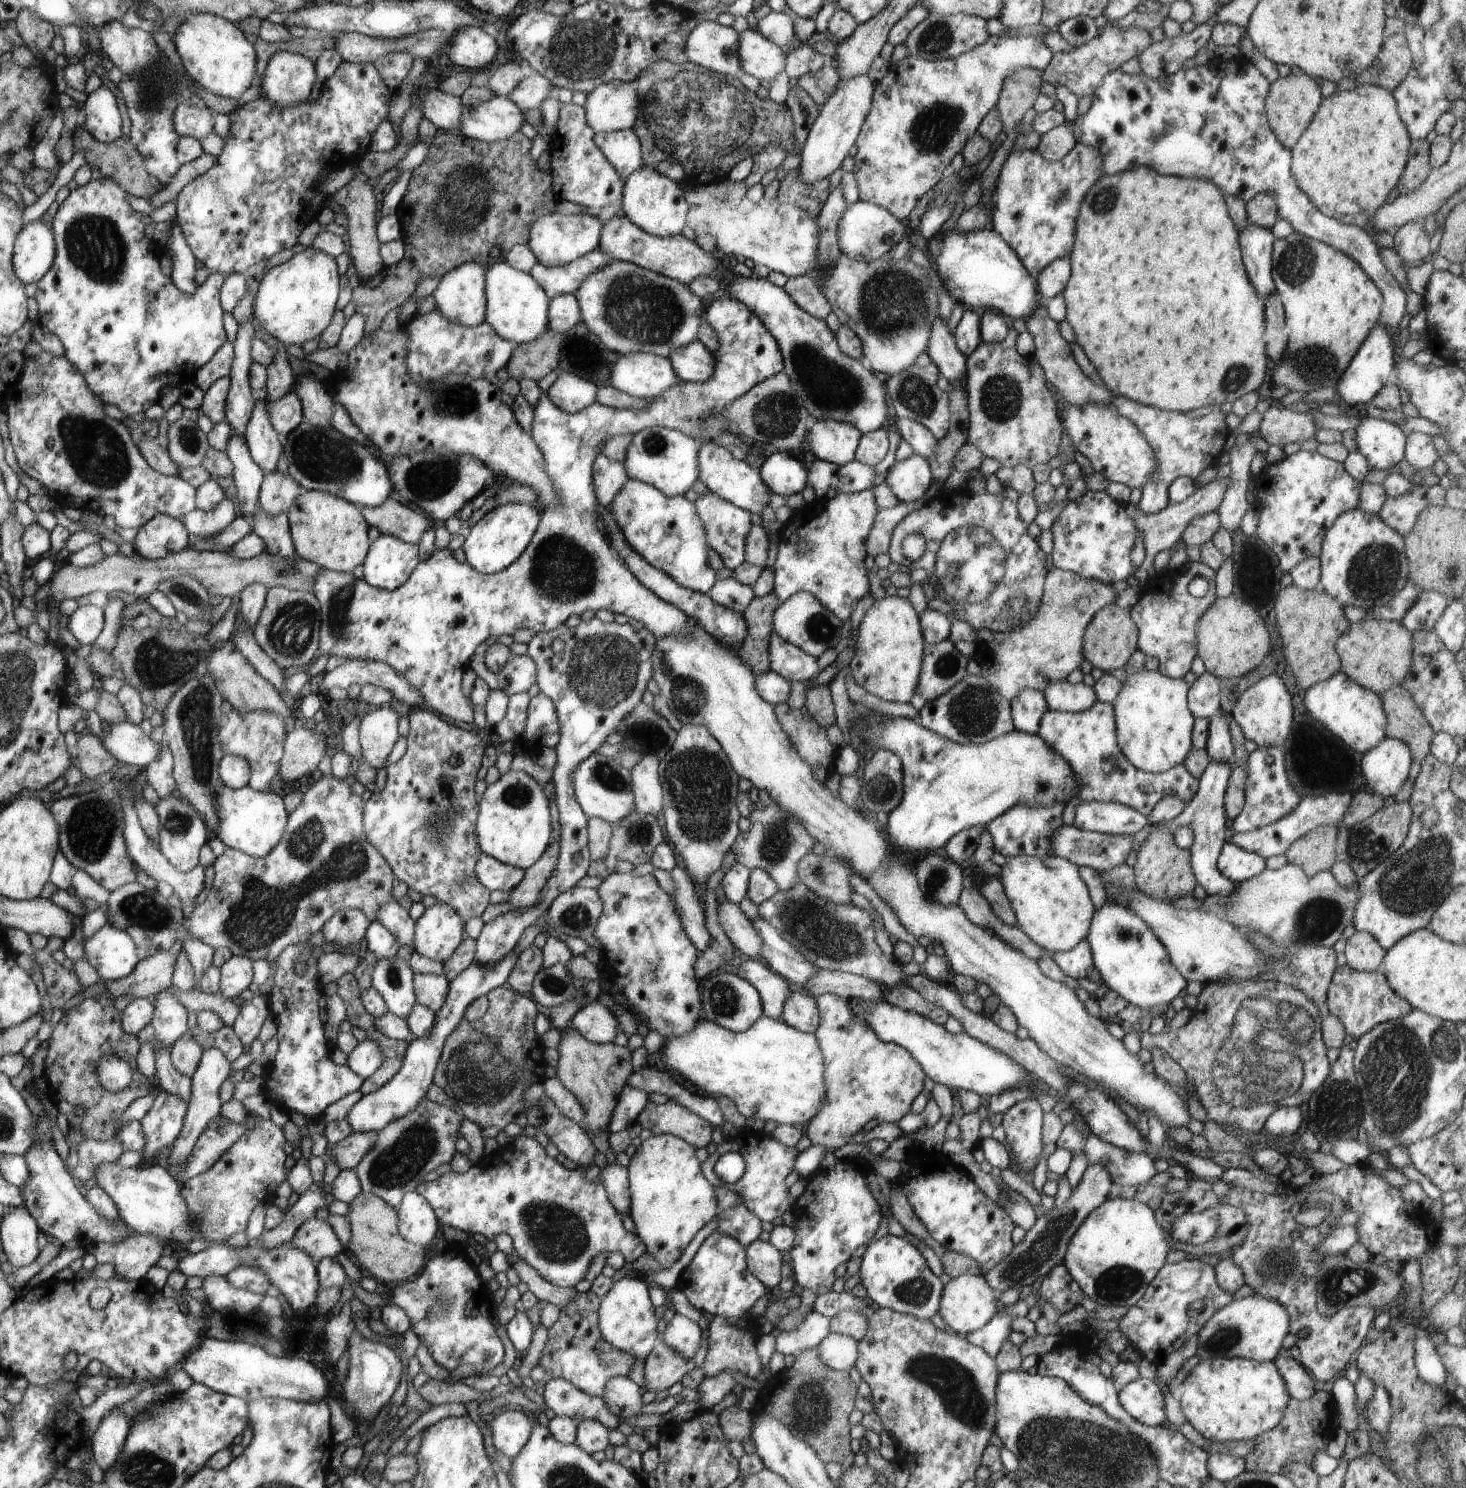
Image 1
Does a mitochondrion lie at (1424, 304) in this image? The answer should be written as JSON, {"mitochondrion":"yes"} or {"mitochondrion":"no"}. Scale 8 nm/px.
{"mitochondrion":"no"}

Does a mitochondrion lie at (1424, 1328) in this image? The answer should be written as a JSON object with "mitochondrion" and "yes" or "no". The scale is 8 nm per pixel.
{"mitochondrion":"no"}

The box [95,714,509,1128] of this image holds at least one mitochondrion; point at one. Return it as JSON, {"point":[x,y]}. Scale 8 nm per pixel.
{"point":[261,915]}

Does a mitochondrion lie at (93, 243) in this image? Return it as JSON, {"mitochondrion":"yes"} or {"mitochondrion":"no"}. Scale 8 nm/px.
{"mitochondrion":"yes"}

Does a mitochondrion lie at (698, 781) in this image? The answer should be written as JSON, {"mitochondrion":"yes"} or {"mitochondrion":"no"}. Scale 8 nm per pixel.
{"mitochondrion":"yes"}

